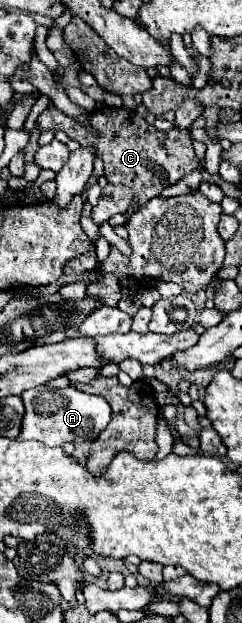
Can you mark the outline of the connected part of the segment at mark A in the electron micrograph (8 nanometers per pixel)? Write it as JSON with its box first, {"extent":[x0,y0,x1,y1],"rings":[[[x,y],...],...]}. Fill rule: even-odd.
{"extent":[17,386,111,446],"rings":[[[37,386],[21,394],[25,416],[21,422],[21,432],[17,440],[39,440],[45,446],[63,446],[67,442],[79,444],[87,440],[95,440],[95,436],[109,424],[111,408],[103,396],[85,394],[73,386],[67,388],[49,388]]]}

